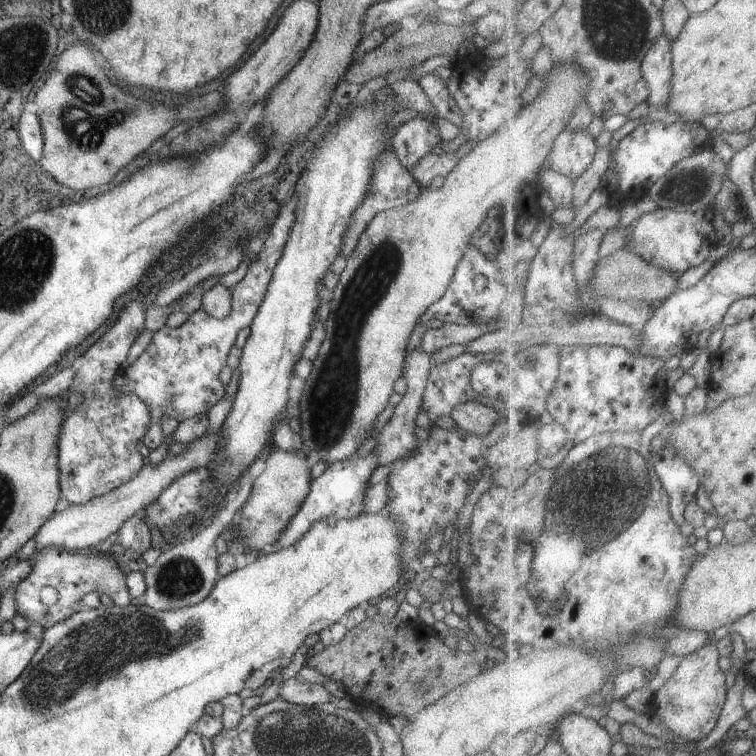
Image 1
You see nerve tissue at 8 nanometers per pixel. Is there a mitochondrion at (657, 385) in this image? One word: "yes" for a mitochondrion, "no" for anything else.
no

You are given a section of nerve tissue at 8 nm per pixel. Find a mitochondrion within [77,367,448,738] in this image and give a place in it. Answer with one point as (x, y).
(180, 577)

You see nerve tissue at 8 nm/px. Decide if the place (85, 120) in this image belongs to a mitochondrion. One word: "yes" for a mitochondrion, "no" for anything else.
yes

